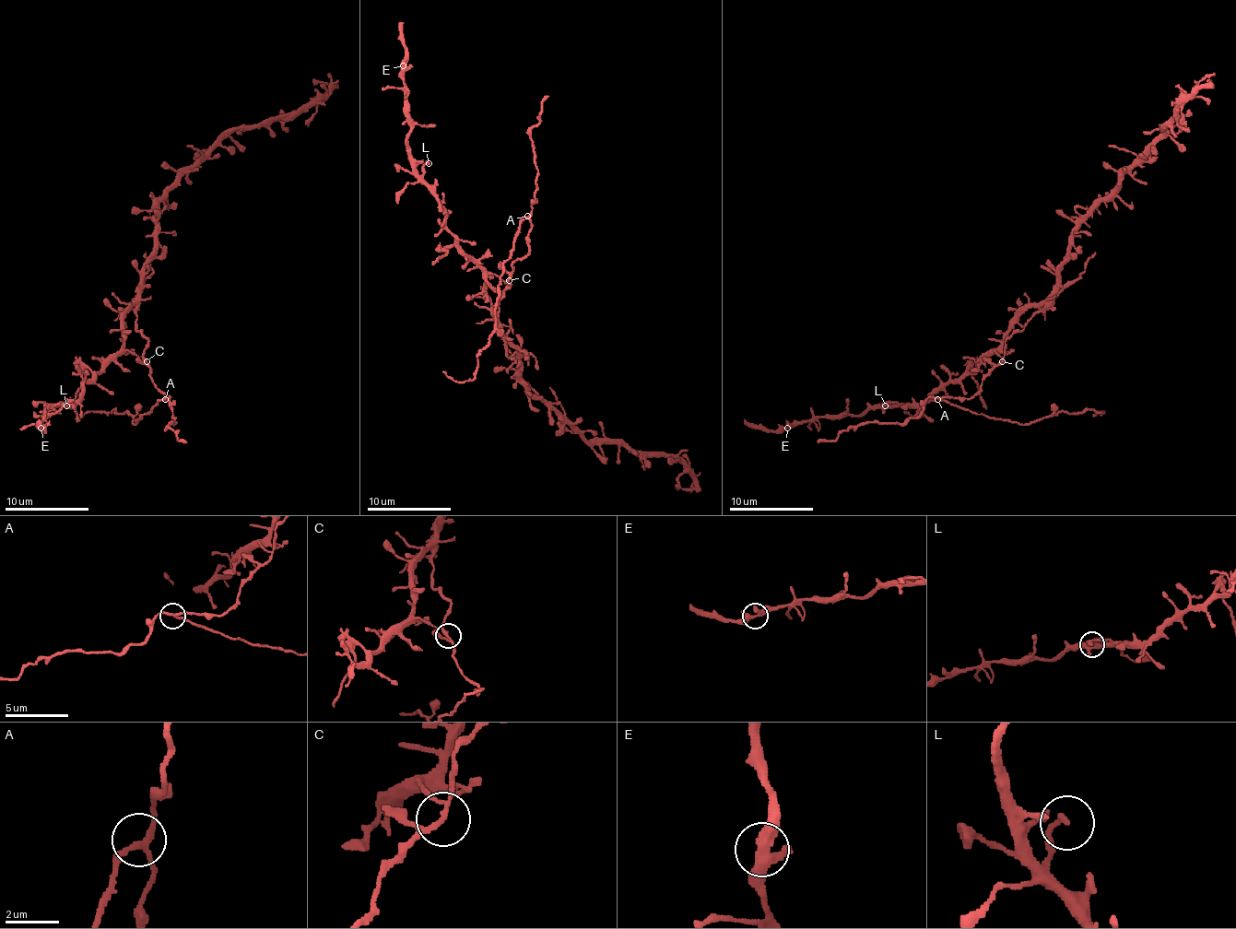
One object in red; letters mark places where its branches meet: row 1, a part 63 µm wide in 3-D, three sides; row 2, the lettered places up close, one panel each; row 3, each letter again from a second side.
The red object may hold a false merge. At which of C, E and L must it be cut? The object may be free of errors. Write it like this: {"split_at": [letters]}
{"split_at": ["C"]}

